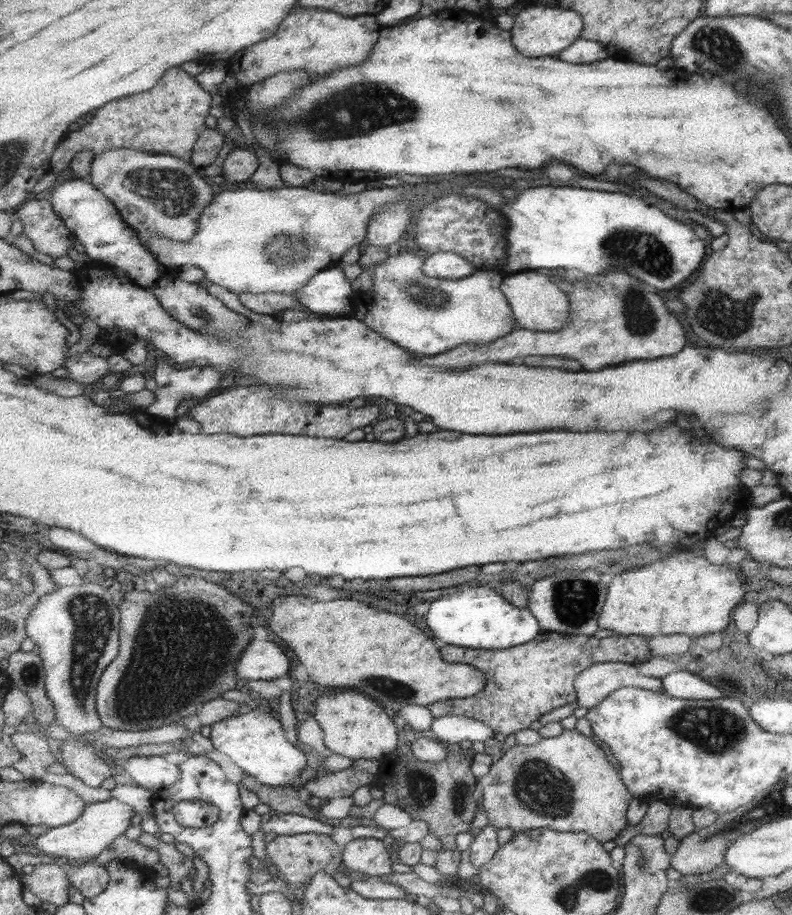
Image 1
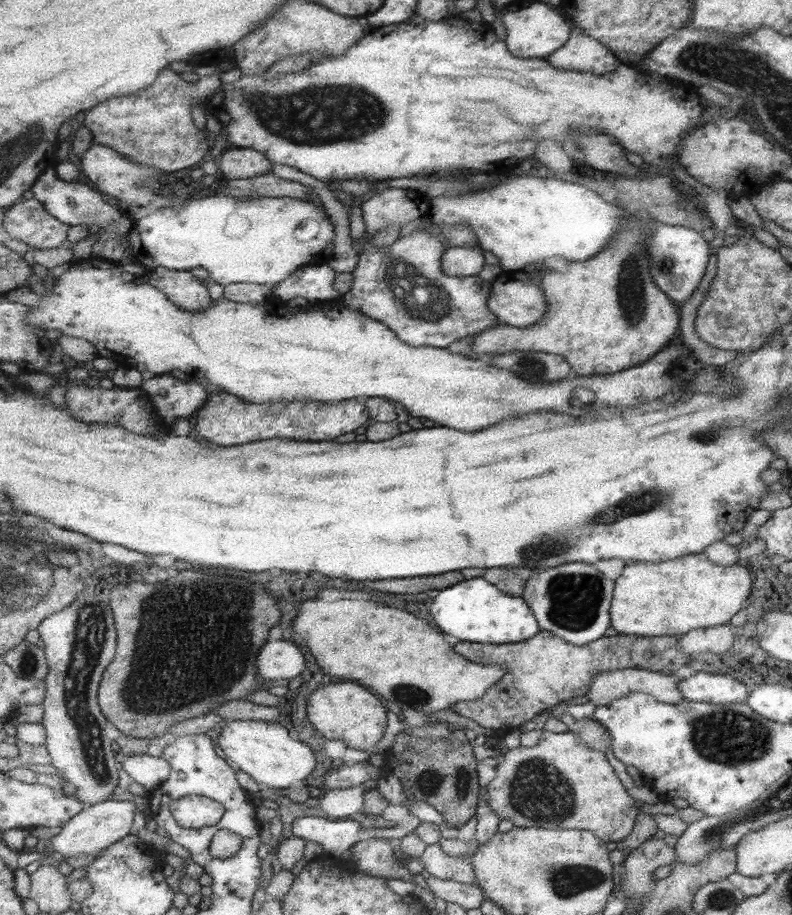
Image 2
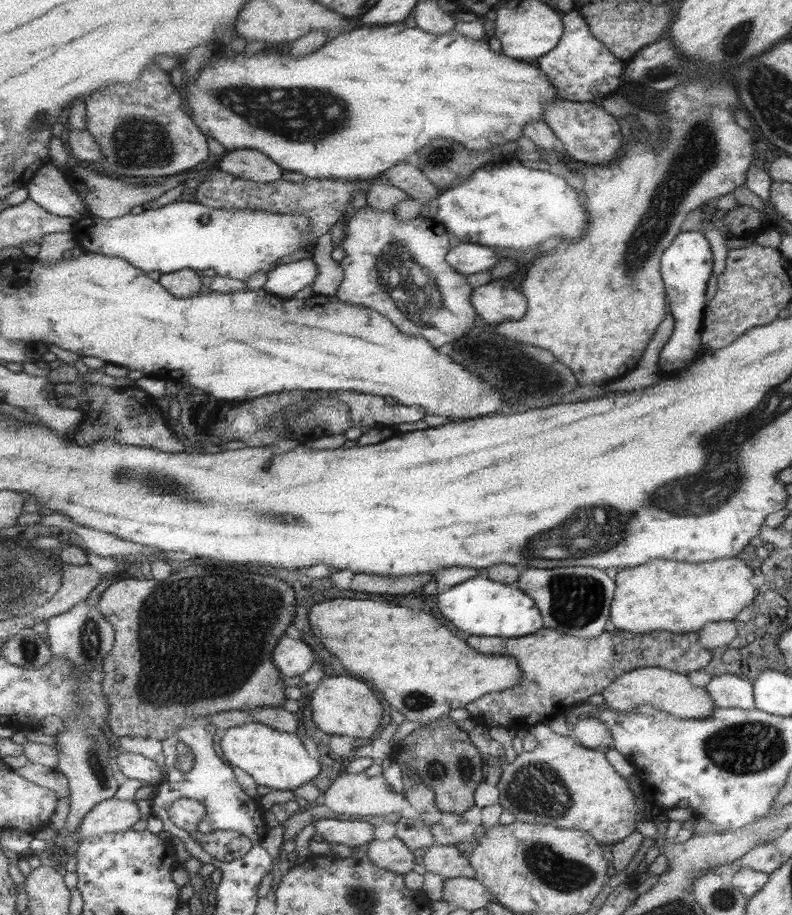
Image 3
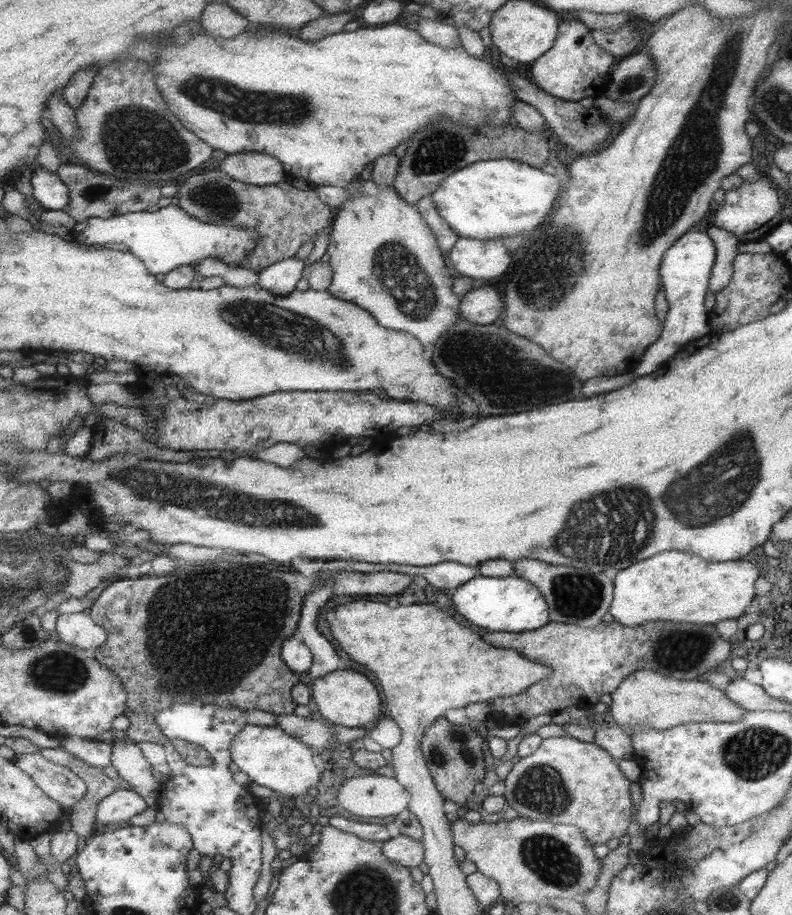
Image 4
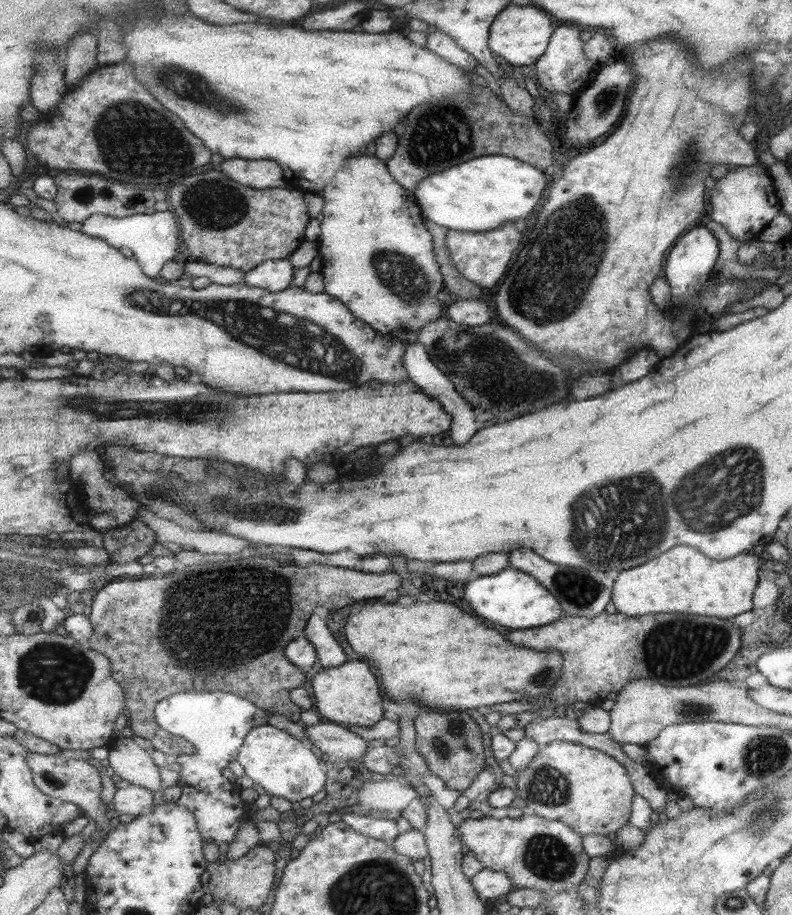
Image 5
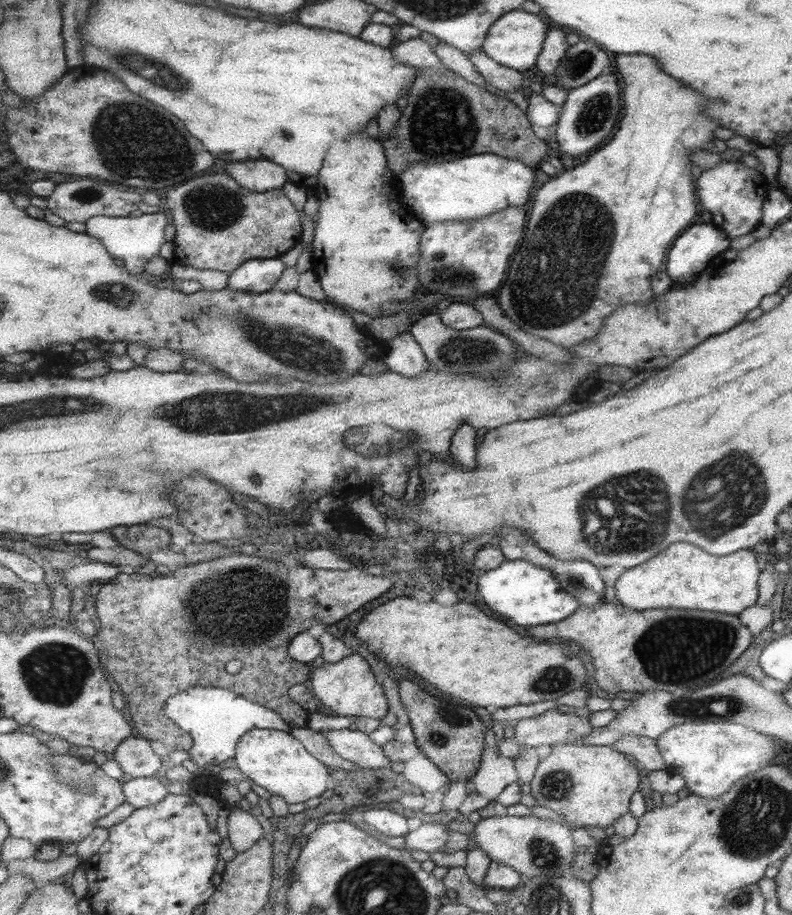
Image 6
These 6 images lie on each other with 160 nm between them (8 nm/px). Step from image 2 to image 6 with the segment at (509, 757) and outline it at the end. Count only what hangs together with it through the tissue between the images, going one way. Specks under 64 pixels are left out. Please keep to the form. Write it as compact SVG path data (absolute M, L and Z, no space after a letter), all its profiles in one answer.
M571 743L550 747L550 754L539 761L529 783L529 794L540 806L553 810L559 818L574 828L611 826L627 813L629 798L637 790L637 767L623 753L612 747L575 745Z

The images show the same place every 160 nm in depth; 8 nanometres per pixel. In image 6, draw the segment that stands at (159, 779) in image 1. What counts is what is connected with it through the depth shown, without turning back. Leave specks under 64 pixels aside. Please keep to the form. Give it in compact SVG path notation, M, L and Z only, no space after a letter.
M130 736L113 752L114 760L122 772L132 778L149 778L163 772L163 760L157 756L143 736Z

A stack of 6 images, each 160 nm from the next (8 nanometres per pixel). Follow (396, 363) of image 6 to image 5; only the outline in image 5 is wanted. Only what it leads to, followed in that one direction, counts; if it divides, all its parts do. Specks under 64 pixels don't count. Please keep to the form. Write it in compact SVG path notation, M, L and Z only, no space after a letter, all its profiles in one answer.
M409 343L404 361L413 383L417 384L429 396L435 396L440 401L440 404L444 405L444 409L451 414L452 428L450 434L453 436L453 440L457 444L469 442L477 434L477 430L479 430L477 422L475 422L475 419L477 420L475 406L471 406L471 403L467 402L467 399L456 389L455 383L446 374L443 374L443 371L438 366L435 366L424 344Z

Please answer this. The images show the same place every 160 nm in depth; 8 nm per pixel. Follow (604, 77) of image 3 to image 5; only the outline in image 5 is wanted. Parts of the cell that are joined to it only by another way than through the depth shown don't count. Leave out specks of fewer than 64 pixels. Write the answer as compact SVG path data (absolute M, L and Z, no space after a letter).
M559 24L548 42L548 51L531 66L536 76L537 86L549 92L558 92L575 96L592 80L595 70L589 68L588 60L583 56L584 41L579 37L581 28L568 24Z

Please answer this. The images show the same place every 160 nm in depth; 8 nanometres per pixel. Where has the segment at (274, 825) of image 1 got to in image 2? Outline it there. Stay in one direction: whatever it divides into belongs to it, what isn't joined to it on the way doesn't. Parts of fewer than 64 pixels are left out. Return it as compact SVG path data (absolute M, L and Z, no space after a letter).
M317 815L297 818L292 829L295 837L318 842L327 854L337 857L351 850L359 840L357 834L361 830L361 824L355 818L334 820Z

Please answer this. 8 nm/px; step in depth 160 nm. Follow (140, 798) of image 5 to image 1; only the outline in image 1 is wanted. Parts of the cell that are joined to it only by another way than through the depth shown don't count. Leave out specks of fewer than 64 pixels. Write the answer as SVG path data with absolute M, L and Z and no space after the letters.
M113 798L87 804L84 815L79 820L39 835L34 840L34 848L38 850L39 855L66 856L79 863L91 862L94 856L100 855L113 840L127 832L135 813L137 812L132 806Z

